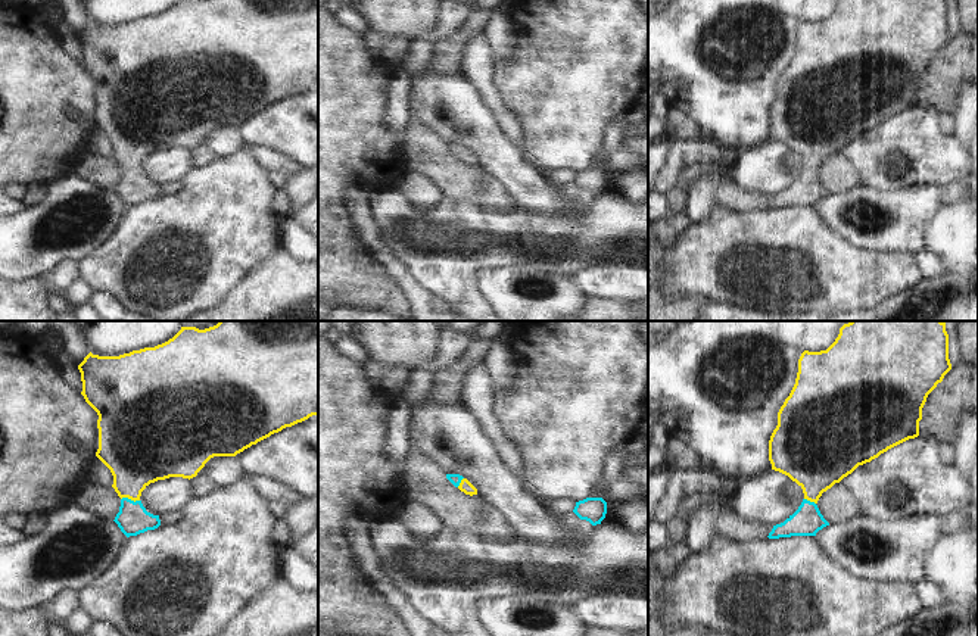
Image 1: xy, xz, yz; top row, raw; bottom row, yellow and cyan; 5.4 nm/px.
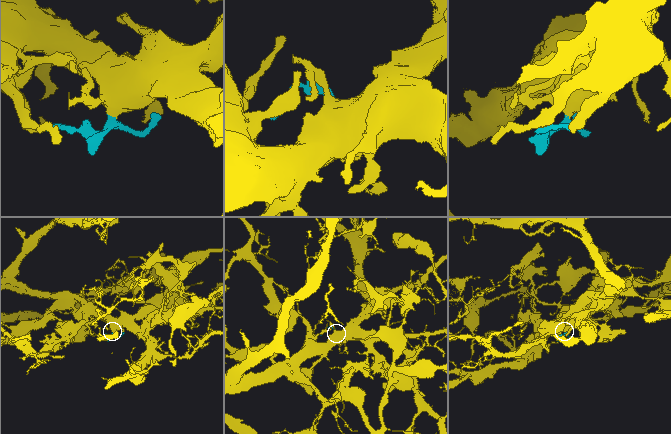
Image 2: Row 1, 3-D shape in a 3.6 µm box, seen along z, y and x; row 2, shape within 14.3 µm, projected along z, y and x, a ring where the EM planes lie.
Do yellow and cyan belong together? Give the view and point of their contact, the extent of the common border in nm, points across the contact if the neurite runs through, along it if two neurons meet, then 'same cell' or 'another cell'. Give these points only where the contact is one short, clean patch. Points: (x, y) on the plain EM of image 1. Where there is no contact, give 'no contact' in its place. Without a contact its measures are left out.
xy (130, 168) | 110 nm | across xy (137, 124), (130, 147), (130, 168), (133, 189) | same cell

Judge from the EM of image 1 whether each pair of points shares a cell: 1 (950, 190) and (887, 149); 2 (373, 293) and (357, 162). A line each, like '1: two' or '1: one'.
1: two
2: one

